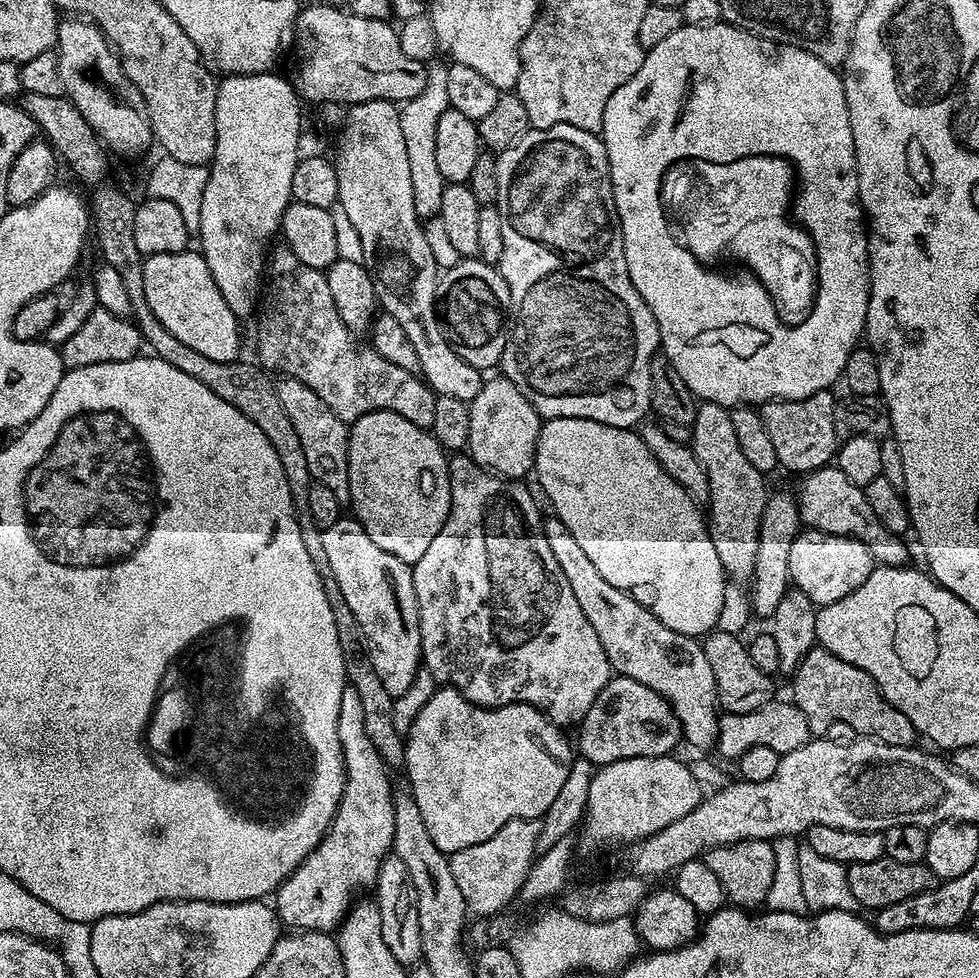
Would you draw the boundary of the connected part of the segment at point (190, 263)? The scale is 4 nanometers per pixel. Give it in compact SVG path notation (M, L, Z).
M185 250L174 254L154 254L144 262L144 285L146 302L154 310L154 318L182 342L182 346L191 346L198 354L214 358L214 362L230 362L240 353L241 321L226 306L210 266L206 266L203 255L196 250Z

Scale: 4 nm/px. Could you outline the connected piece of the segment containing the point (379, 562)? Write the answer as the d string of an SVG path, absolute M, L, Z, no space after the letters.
M341 518L334 526L323 529L322 547L342 594L346 594L346 602L350 602L350 610L354 610L354 618L358 618L358 626L362 626L370 662L374 662L386 694L393 698L406 694L414 674L422 667L420 611L411 567L394 558L394 554L386 554L354 518Z

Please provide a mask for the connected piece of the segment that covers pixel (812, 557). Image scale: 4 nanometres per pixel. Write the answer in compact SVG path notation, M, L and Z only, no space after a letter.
M804 530L790 546L788 579L795 591L806 594L812 604L823 606L838 602L838 598L846 598L846 594L854 594L854 590L858 590L858 586L870 578L873 567L870 550L866 550L862 542L851 540L849 536L827 536L821 532Z

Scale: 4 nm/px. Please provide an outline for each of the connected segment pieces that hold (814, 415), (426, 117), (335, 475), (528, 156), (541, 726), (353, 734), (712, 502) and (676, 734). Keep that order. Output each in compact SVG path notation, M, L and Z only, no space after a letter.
M831 391L810 394L810 398L801 400L769 400L759 405L762 426L770 434L774 454L778 454L781 469L807 474L833 463L838 447L838 437L834 426L834 406L837 397Z
M436 57L425 63L426 84L417 98L405 101L400 107L399 125L409 155L410 182L413 183L414 212L426 218L437 215L442 200L445 180L438 173L438 160L435 157L438 118L449 108L447 97L447 69L445 59Z
M285 376L275 381L278 402L282 402L282 410L290 418L298 438L302 441L302 451L306 454L306 466L310 466L310 474L315 483L328 487L334 498L342 506L351 505L350 474L348 473L348 429L349 425L306 382L298 382L298 378Z
M569 124L532 128L517 144L496 156L496 177L498 198L494 206L502 218L502 258L498 271L510 290L510 327L508 341L498 365L499 371L505 380L514 382L514 386L522 390L541 418L586 418L606 426L635 429L647 417L644 415L649 415L652 406L650 362L660 348L660 331L654 314L650 314L650 306L642 302L642 294L638 294L638 290L634 290L634 282L630 282L630 270L626 270L622 230L614 206L608 155L603 139L597 133L578 130L578 126Z
M447 686L437 687L436 693L422 706L418 713L418 718L408 727L406 733L406 743L404 746L404 768L408 772L407 787L410 789L414 802L418 806L419 813L422 814L422 822L426 822L426 830L430 834L430 839L434 841L434 846L438 850L446 853L466 850L466 846L478 846L478 842L486 842L486 838L494 838L506 822L514 818L526 818L527 820L540 820L550 810L554 803L554 797L558 795L558 790L566 782L566 774L570 774L570 766L574 759L574 748L564 741L564 736L559 727L553 724L544 713L532 708L529 704L507 704L501 708L480 708L477 704L471 704L457 688Z
M341 688L340 705L334 719L337 744L344 759L342 798L319 846L280 883L274 893L277 917L281 925L288 927L289 924L292 930L331 933L339 929L357 899L356 892L375 885L382 862L392 852L394 784L388 781L389 769L374 742L370 742L370 734L366 734L362 701L352 688Z
M701 403L696 409L696 417L690 427L692 430L690 445L692 453L698 458L698 462L702 462L702 470L706 470L706 478L708 479L706 516L710 521L714 550L718 550L718 558L724 567L724 575L729 581L751 581L754 558L758 554L760 523L770 495L769 489L764 489L765 473L754 470L754 466L750 466L750 462L746 458L746 454L742 454L742 446L738 446L738 438L734 434L734 422L730 422L729 409L720 404Z
M619 674L613 675L612 679L606 682L606 686L602 686L598 698L594 698L590 710L586 710L586 714L580 719L578 731L580 731L579 755L594 766L622 762L626 758L667 756L677 751L676 743L679 745L682 740L680 723L672 707L657 692L650 690L650 686L642 686L642 682Z

